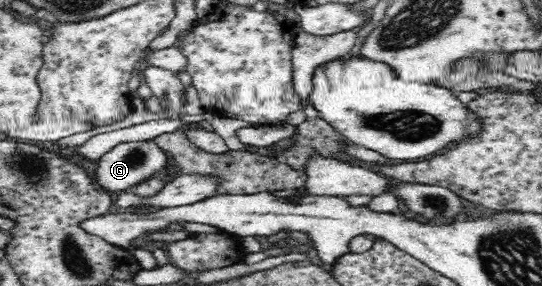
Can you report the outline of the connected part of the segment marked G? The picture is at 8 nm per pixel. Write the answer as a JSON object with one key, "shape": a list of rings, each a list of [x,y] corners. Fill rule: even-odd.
{"shape":[[[153,140],[119,143],[102,155],[91,168],[91,176],[96,186],[107,193],[127,193],[133,187],[165,174],[169,167],[167,152]]]}

